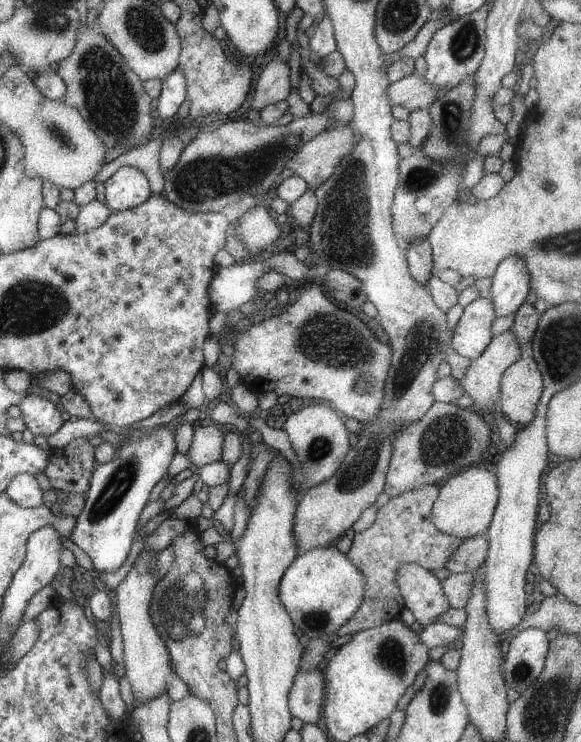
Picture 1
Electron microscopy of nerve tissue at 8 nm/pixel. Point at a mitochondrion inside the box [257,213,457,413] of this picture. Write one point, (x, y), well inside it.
(321, 337)

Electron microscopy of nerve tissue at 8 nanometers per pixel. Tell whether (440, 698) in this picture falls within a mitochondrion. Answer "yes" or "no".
yes

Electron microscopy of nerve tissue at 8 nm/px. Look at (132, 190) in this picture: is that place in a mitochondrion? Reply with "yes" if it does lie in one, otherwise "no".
no

